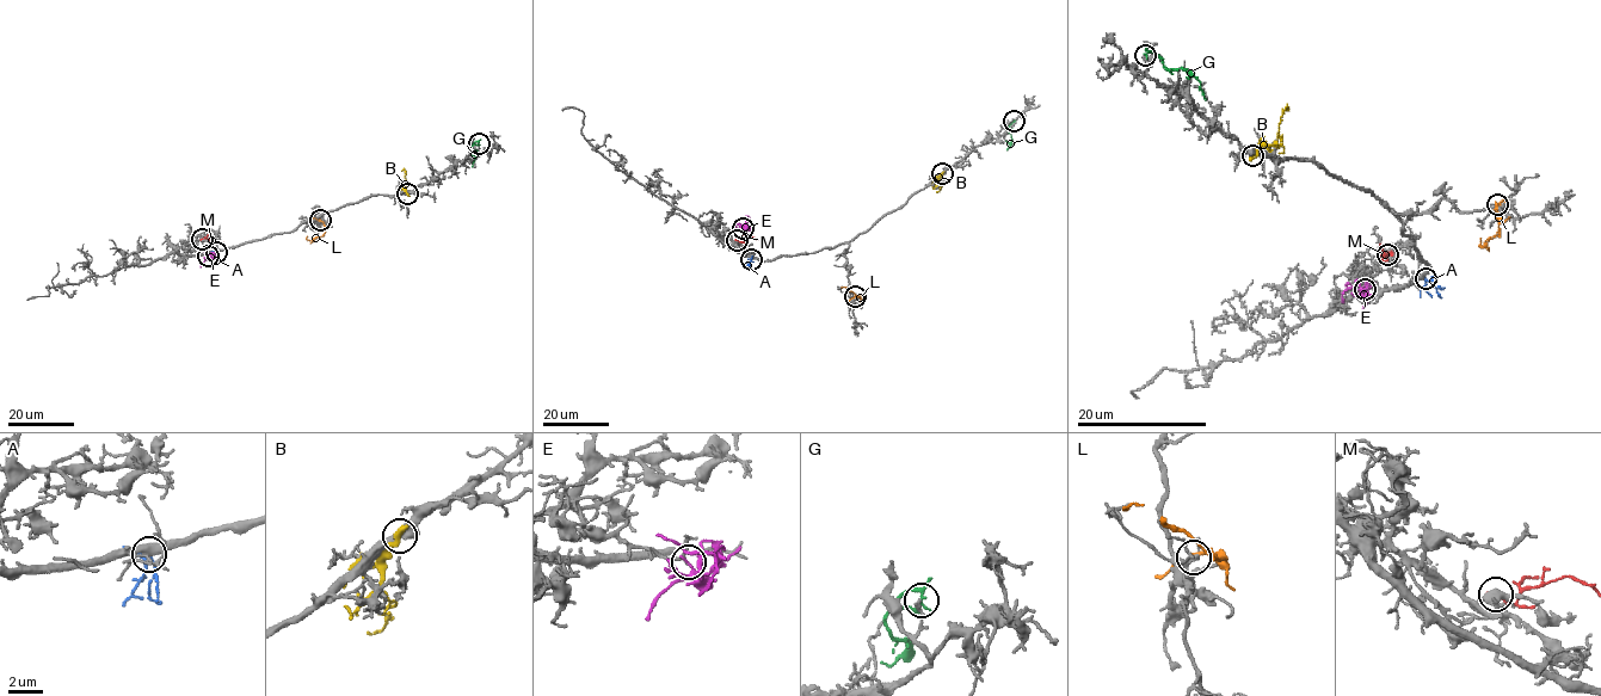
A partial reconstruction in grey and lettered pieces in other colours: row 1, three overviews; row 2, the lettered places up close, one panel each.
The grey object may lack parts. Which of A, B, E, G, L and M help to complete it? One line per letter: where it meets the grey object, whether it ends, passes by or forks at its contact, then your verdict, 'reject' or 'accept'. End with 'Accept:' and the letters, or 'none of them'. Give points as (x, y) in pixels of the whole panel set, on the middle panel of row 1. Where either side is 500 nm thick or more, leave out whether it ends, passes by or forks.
A: (751, 259) | it passes by | reject
B: (942, 173) | reject
E: (743, 228) | it forks | reject
G: (1014, 121) | it passes by | reject
L: (855, 296) | it passes by | reject
M: (737, 240) | it ends | reject
Accept: none of them

